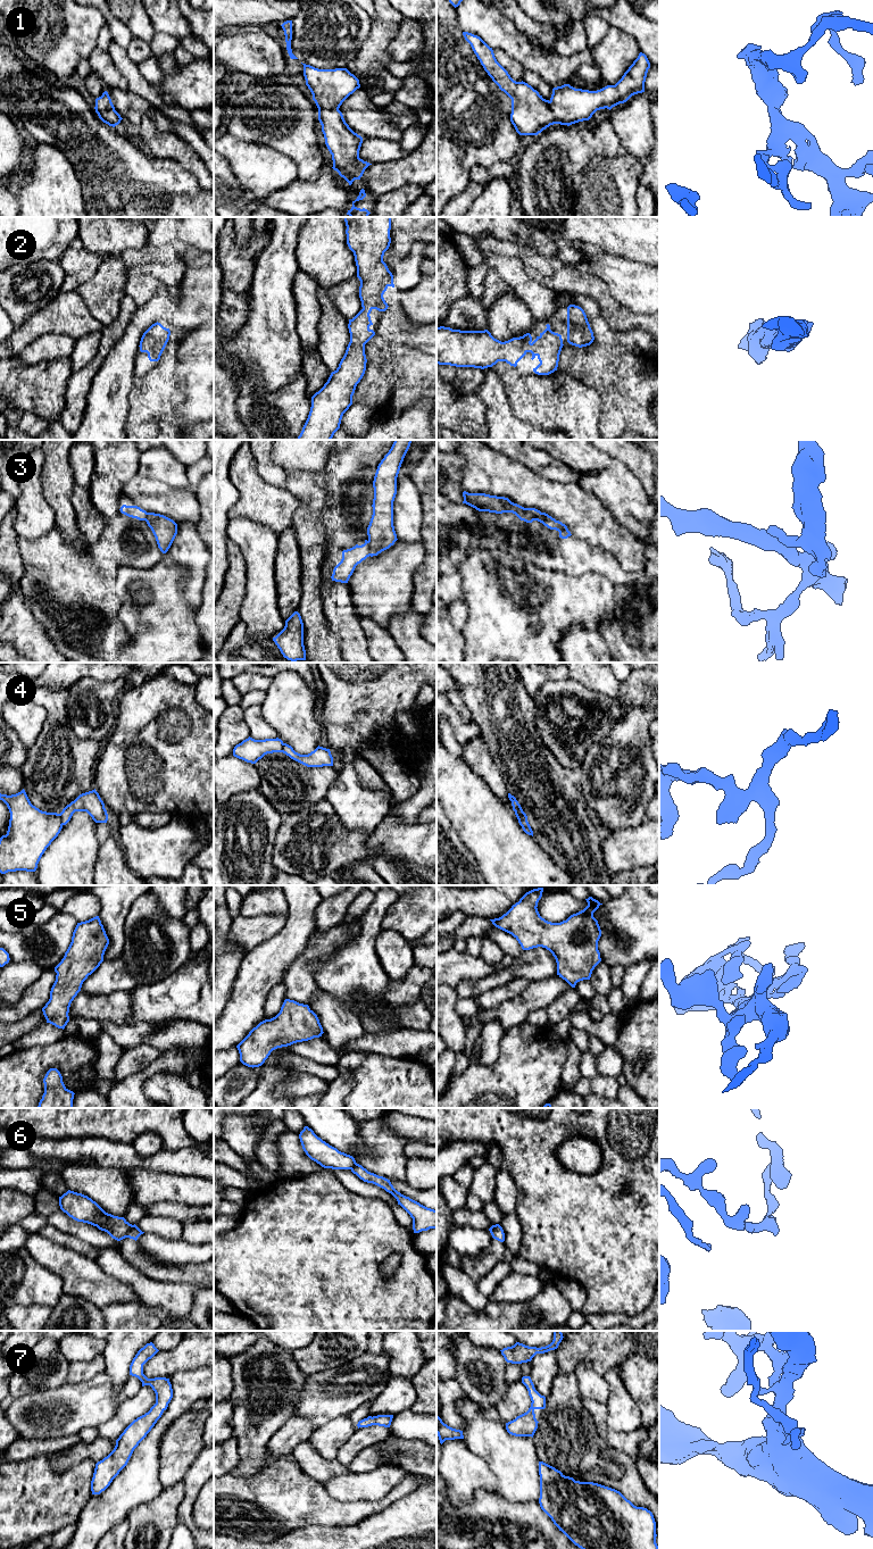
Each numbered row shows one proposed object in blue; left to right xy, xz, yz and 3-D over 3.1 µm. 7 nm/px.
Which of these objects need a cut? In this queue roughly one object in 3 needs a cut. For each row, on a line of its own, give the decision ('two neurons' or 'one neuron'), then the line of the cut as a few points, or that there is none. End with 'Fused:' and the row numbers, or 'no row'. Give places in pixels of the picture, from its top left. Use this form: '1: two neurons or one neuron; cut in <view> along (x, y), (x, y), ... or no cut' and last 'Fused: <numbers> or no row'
1: one neuron; no cut
2: one neuron; no cut
3: two neurons; cut in xz along (367, 541), (370, 555)
4: two neurons; cut in xy along (59, 814), (63, 824)
5: one neuron; no cut
6: two neurons; cut in xy along (132, 1225), (125, 1237)
7: one neuron; no cut
Fused: 3, 4, 6

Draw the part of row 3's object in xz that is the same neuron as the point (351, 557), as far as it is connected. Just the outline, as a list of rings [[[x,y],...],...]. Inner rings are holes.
[[[367,540],[361,546],[356,544],[350,549],[343,550],[341,561],[333,569],[332,581],[348,583],[356,566],[367,557],[369,557],[369,544]]]

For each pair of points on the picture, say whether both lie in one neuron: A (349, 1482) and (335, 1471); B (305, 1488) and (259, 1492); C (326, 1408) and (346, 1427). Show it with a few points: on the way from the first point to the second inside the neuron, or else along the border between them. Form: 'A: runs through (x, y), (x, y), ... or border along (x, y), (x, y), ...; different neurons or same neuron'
A: border along (349, 1472), (333, 1476), (324, 1485); different neurons
B: runs through (293, 1492), (271, 1492); same neuron
C: border along (347, 1414), (335, 1416), (316, 1427); different neurons

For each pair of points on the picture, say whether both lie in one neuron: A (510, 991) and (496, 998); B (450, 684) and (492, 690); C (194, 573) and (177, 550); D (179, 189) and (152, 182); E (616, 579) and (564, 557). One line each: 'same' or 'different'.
A: same
B: different
C: same
D: same
E: same

